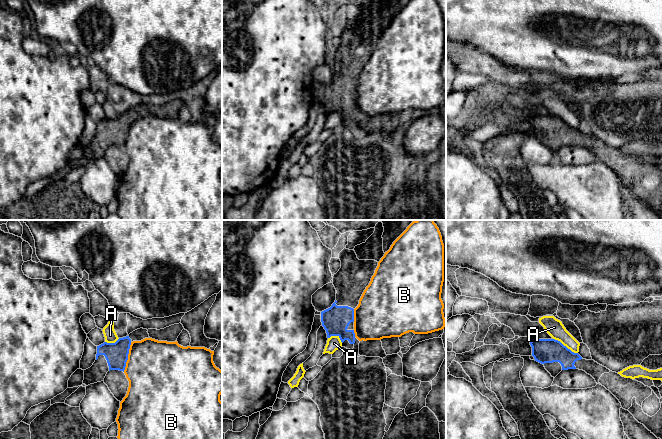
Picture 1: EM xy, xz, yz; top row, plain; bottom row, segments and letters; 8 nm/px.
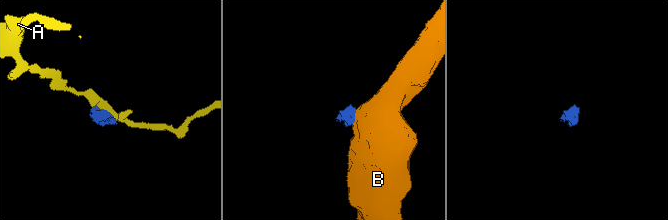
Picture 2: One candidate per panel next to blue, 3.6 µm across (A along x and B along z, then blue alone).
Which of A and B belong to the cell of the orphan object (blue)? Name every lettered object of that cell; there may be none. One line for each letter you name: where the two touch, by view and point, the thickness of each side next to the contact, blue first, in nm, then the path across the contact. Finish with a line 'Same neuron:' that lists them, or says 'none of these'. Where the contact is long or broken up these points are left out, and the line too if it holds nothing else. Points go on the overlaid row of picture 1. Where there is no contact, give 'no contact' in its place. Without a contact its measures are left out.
Same neuron: none of these

